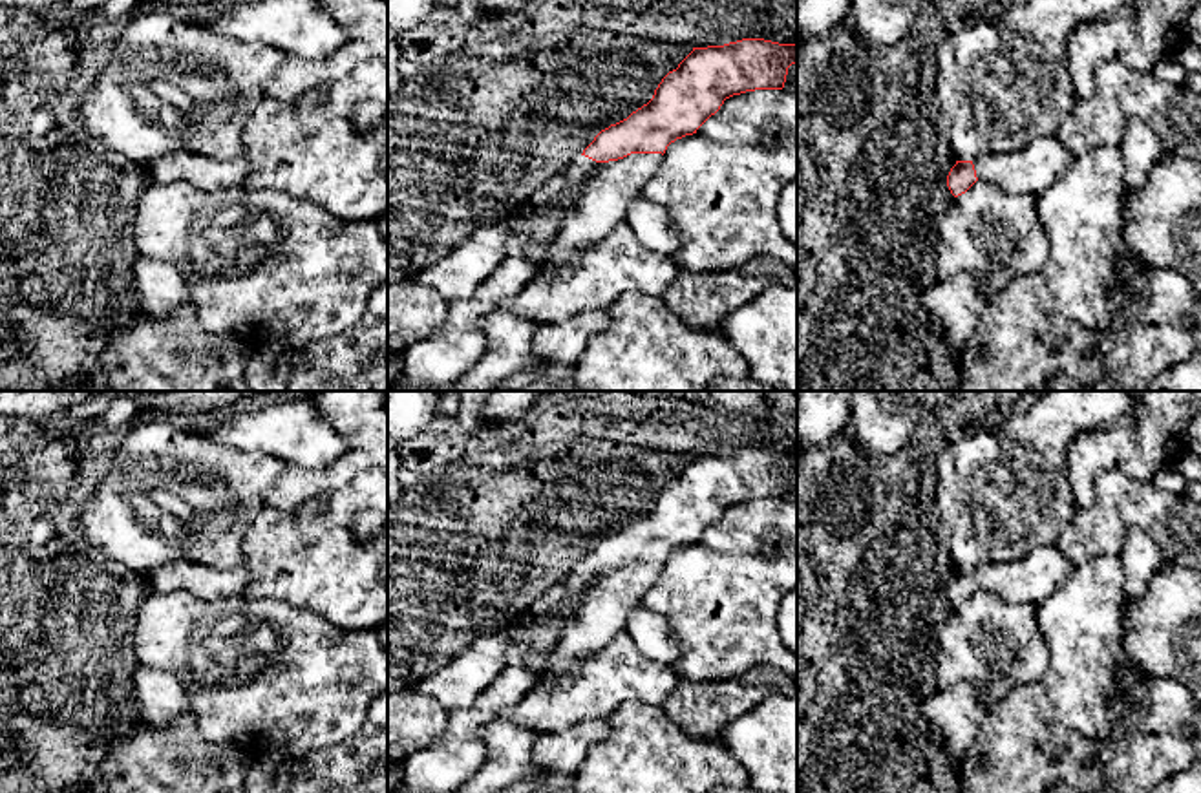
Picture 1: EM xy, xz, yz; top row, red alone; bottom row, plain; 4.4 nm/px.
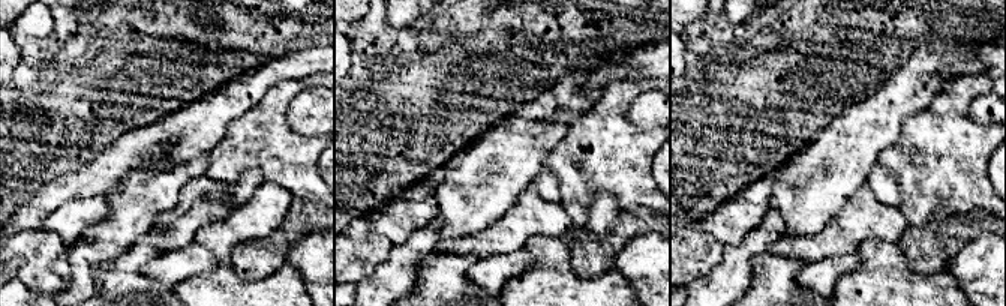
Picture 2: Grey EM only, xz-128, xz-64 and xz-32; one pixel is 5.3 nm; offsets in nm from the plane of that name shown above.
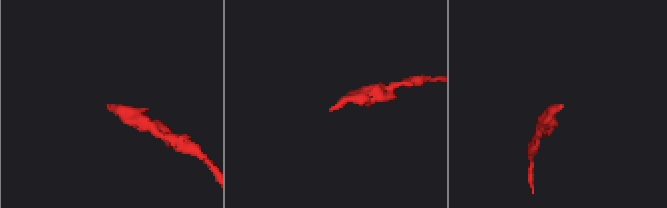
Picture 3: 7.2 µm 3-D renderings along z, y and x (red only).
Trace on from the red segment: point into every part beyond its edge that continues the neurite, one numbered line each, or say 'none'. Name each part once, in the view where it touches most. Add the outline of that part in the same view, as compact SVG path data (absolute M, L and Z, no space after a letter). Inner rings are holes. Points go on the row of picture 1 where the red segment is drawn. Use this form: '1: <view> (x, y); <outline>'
1: xz (598, 194); M631 153L609 163L574 157L567 172L550 179L530 201L539 208L567 206L559 230L536 248L534 276L567 278L576 256L625 221L631 203L662 161L662 153Z

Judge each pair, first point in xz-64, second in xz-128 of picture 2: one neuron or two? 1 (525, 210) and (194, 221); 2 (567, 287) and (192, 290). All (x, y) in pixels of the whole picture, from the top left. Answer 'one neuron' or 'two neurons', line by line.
1: one neuron
2: one neuron

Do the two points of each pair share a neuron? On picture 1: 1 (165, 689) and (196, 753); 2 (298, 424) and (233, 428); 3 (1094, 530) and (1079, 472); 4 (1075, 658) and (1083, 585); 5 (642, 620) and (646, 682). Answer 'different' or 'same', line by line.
1: different
2: same
3: different
4: same
5: different

